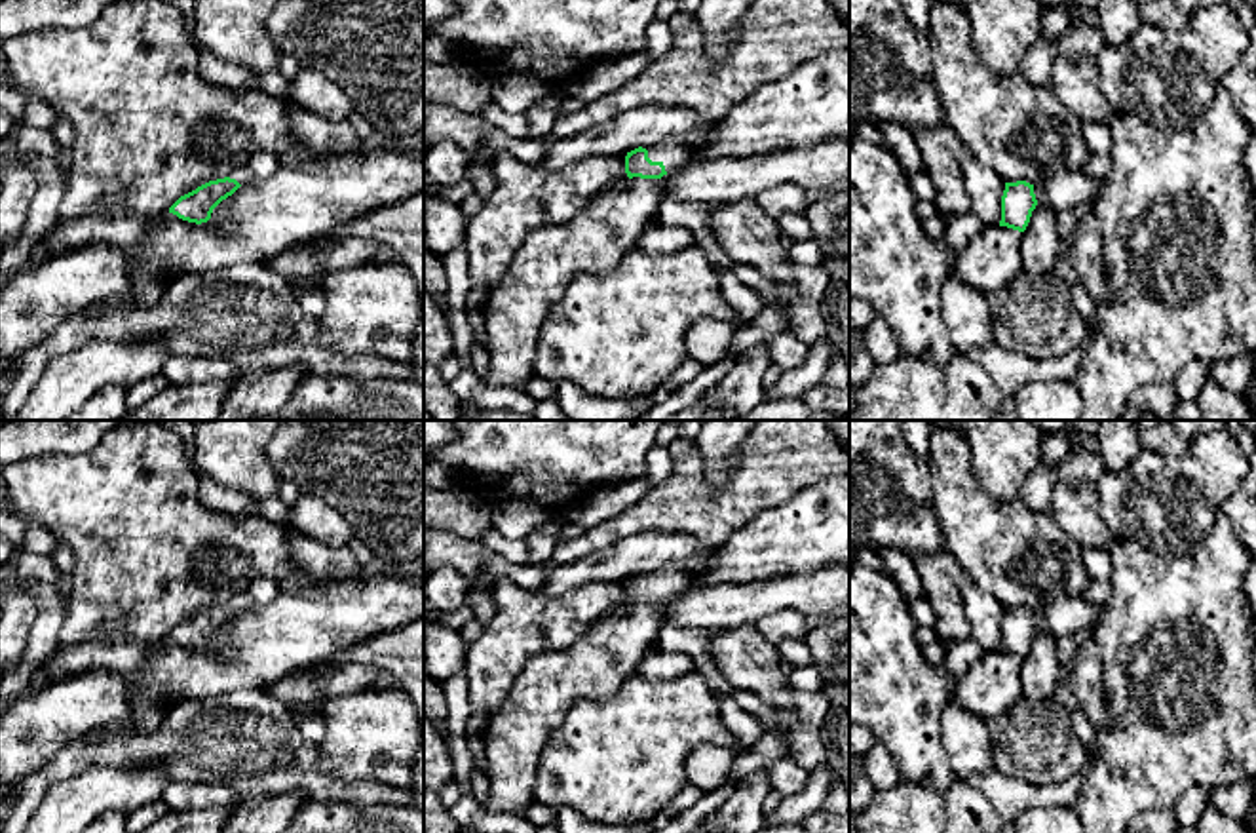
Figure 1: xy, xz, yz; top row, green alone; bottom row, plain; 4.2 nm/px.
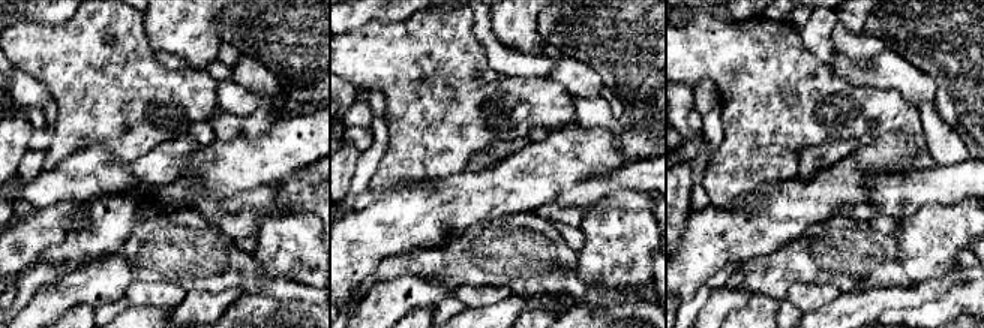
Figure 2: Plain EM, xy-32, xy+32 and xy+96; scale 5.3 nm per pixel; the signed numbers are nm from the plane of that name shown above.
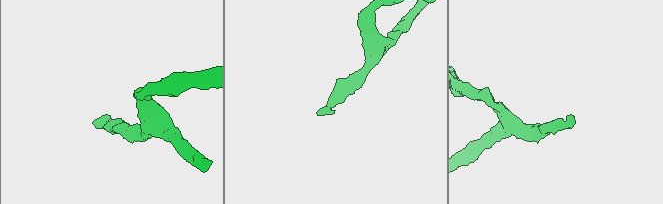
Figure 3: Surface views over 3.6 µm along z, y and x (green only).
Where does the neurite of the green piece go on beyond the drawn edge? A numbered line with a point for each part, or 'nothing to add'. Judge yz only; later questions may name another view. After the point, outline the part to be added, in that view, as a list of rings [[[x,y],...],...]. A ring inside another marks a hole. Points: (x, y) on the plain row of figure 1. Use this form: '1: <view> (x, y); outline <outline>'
1: yz (1065, 617); outline [[[1058,597],[1034,609],[1037,630],[1049,631],[1055,639],[1075,635],[1077,631],[1094,633],[1104,609],[1085,597]]]

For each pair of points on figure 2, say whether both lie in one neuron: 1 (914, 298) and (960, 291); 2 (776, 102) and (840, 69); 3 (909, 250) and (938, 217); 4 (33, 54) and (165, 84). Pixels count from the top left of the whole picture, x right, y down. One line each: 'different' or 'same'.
1: same
2: different
3: same
4: same

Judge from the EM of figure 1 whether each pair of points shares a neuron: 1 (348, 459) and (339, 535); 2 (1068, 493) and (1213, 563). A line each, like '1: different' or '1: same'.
1: different
2: different

